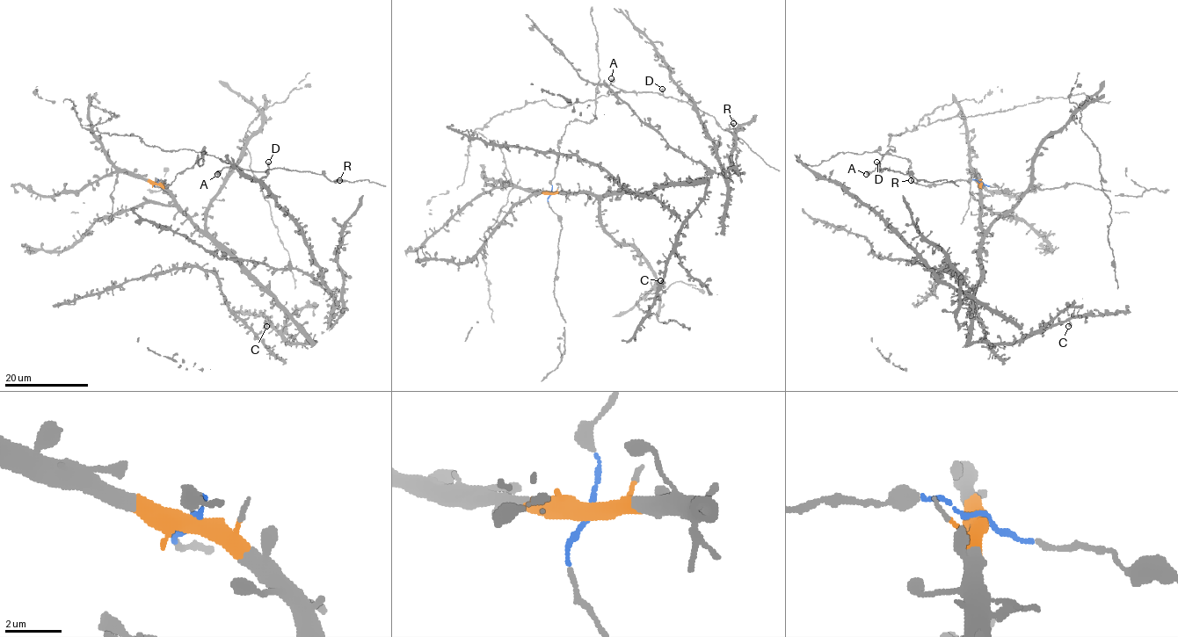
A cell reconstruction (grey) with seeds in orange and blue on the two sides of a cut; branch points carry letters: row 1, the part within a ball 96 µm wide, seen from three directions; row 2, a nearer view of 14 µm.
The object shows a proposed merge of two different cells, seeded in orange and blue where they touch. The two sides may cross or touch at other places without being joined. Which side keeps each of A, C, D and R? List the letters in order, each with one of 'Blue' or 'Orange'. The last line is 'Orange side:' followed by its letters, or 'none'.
A: Blue
C: Orange
D: Blue
R: Blue
Orange side: C

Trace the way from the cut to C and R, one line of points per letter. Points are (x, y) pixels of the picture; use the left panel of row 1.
C: (157, 182), (198, 227), (214, 243), (219, 243), (273, 299), (311, 342), (290, 343), (268, 321), (266, 326)
R: (157, 182), (160, 179), (168, 185), (202, 154), (243, 169), (283, 168), (323, 174), (335, 183), (339, 179)

